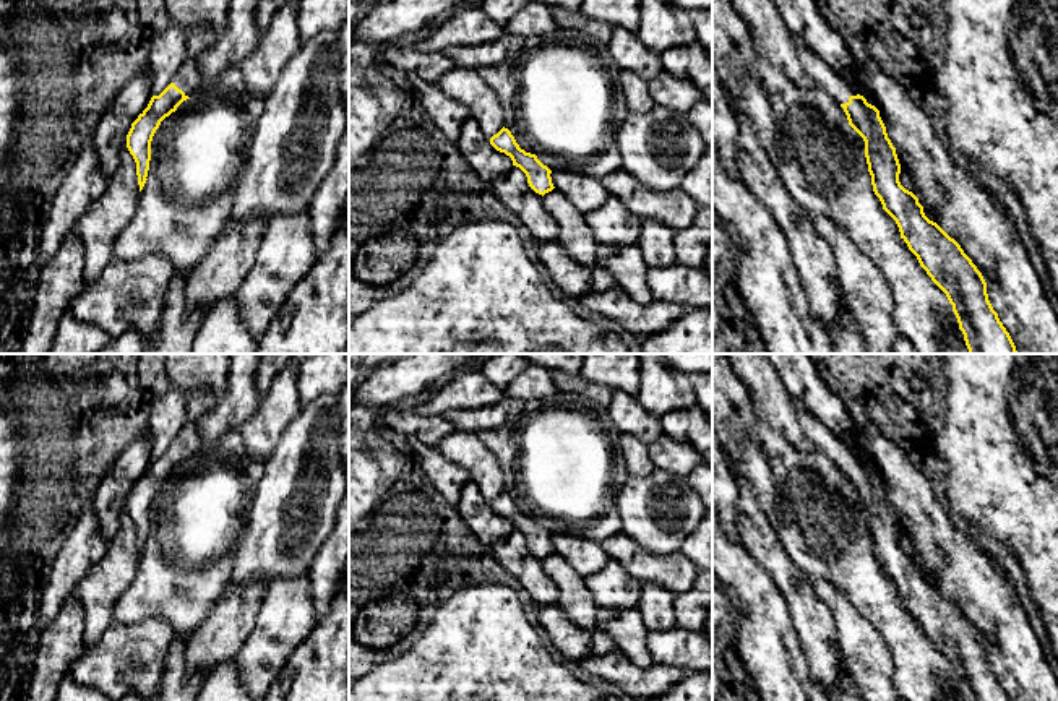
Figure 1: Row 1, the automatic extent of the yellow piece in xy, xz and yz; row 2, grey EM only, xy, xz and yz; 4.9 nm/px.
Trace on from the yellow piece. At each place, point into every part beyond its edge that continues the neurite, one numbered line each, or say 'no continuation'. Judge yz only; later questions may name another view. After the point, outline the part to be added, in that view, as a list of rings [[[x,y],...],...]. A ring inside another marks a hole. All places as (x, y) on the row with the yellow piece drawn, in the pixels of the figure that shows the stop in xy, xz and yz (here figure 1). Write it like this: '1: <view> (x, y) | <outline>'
1: yz (834, 85) | [[[794,37],[802,67],[818,83],[818,86],[831,96],[836,102],[845,104],[850,96],[857,96],[857,89],[834,68],[831,68],[824,58],[810,50],[800,39]]]

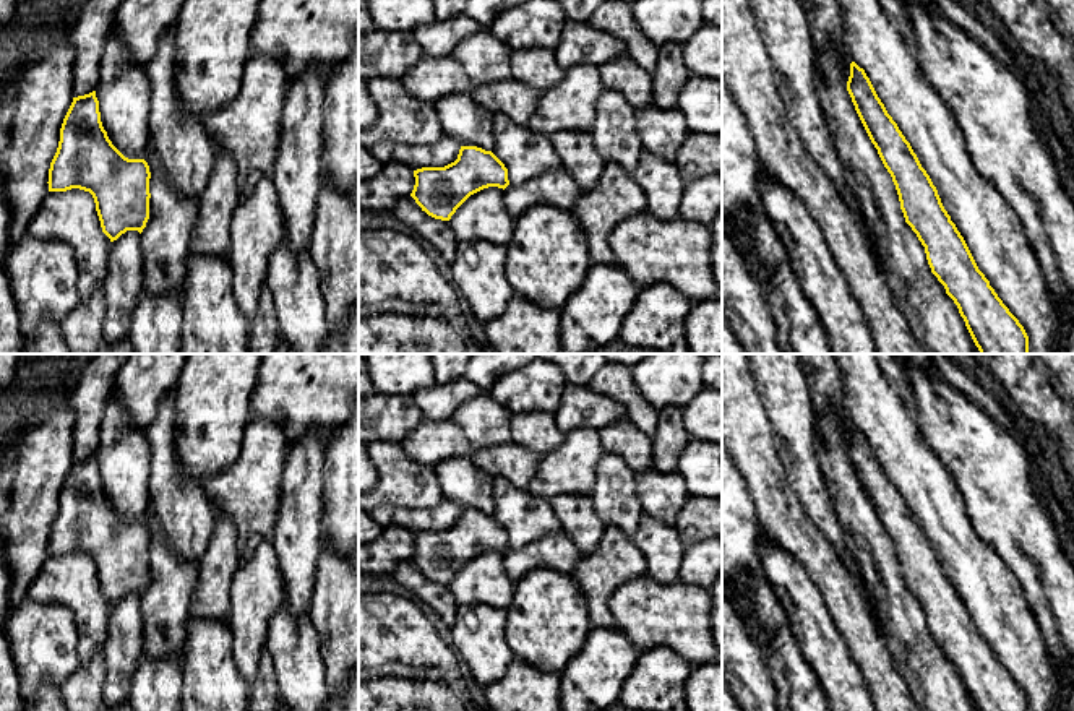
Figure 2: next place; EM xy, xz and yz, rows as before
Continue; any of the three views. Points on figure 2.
no continuation

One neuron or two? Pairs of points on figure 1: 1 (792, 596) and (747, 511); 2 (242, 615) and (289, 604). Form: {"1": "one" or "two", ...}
{"1": "one", "2": "two"}

